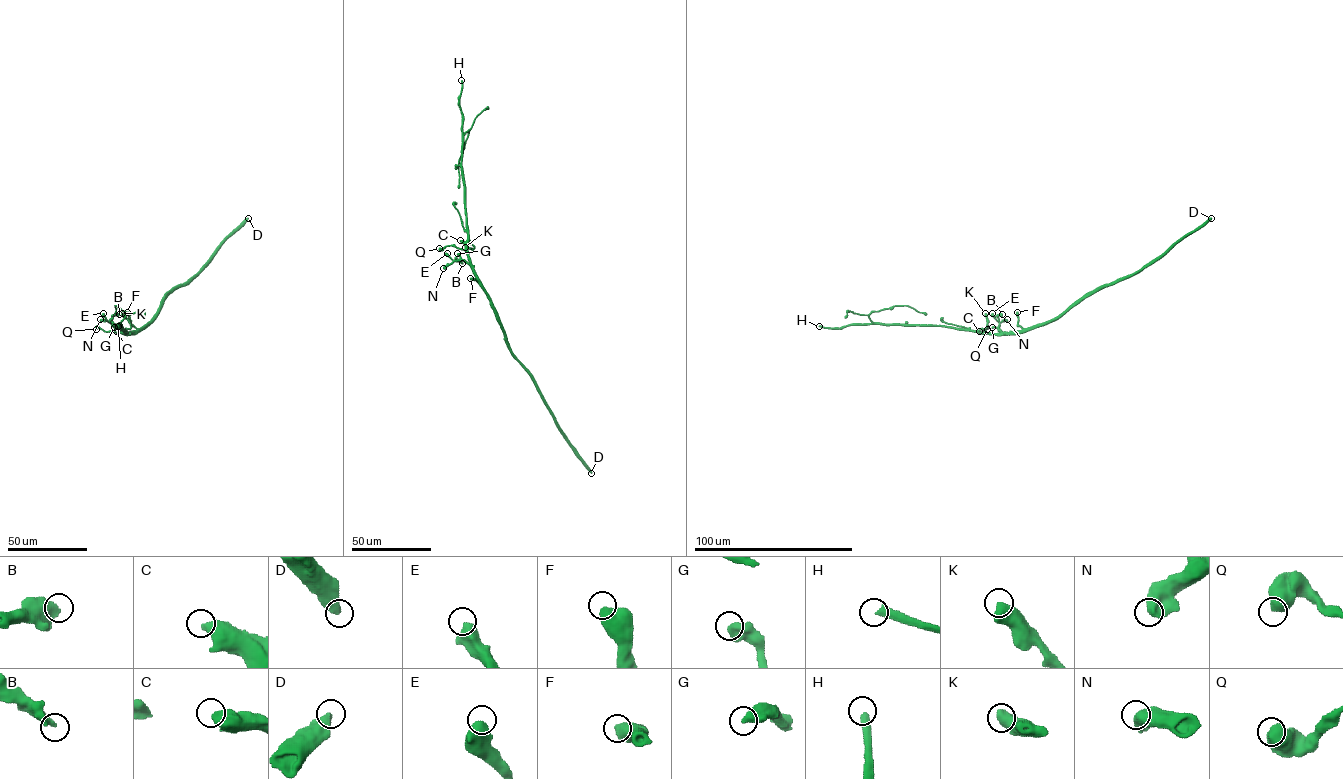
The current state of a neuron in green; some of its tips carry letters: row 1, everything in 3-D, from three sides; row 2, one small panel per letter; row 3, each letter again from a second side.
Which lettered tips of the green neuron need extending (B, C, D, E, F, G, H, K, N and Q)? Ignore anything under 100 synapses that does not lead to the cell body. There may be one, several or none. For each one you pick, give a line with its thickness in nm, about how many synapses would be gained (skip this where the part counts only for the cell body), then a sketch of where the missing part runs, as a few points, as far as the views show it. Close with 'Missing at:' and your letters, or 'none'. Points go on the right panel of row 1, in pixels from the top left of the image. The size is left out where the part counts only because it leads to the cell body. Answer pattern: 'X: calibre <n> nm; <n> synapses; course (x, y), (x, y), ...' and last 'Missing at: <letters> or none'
H: calibre 400 nm; 120 synapses
Missing at: H

